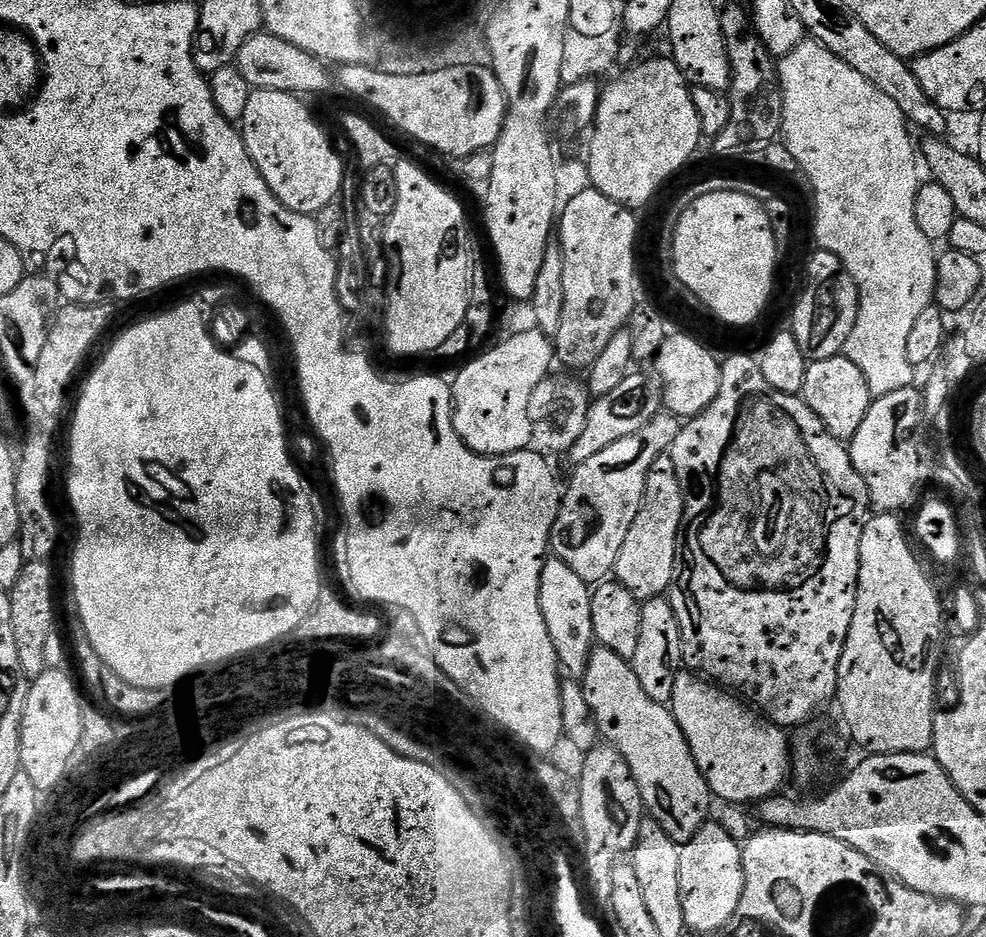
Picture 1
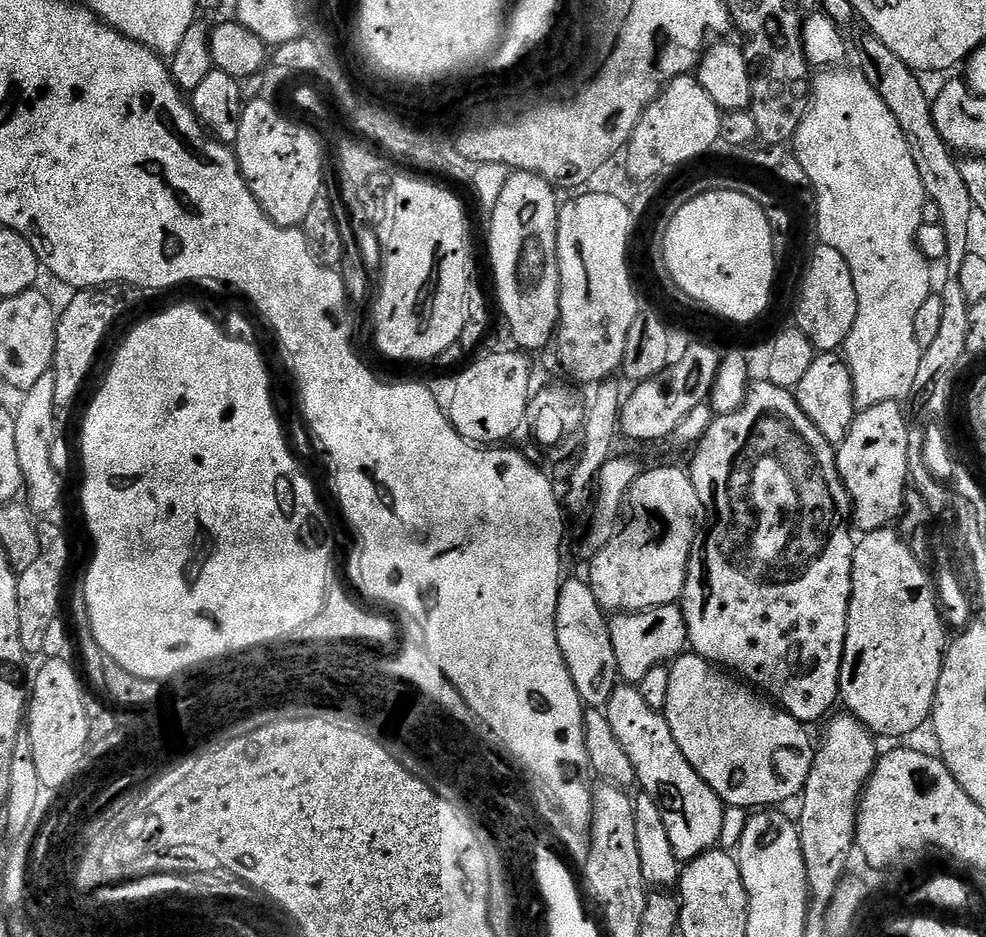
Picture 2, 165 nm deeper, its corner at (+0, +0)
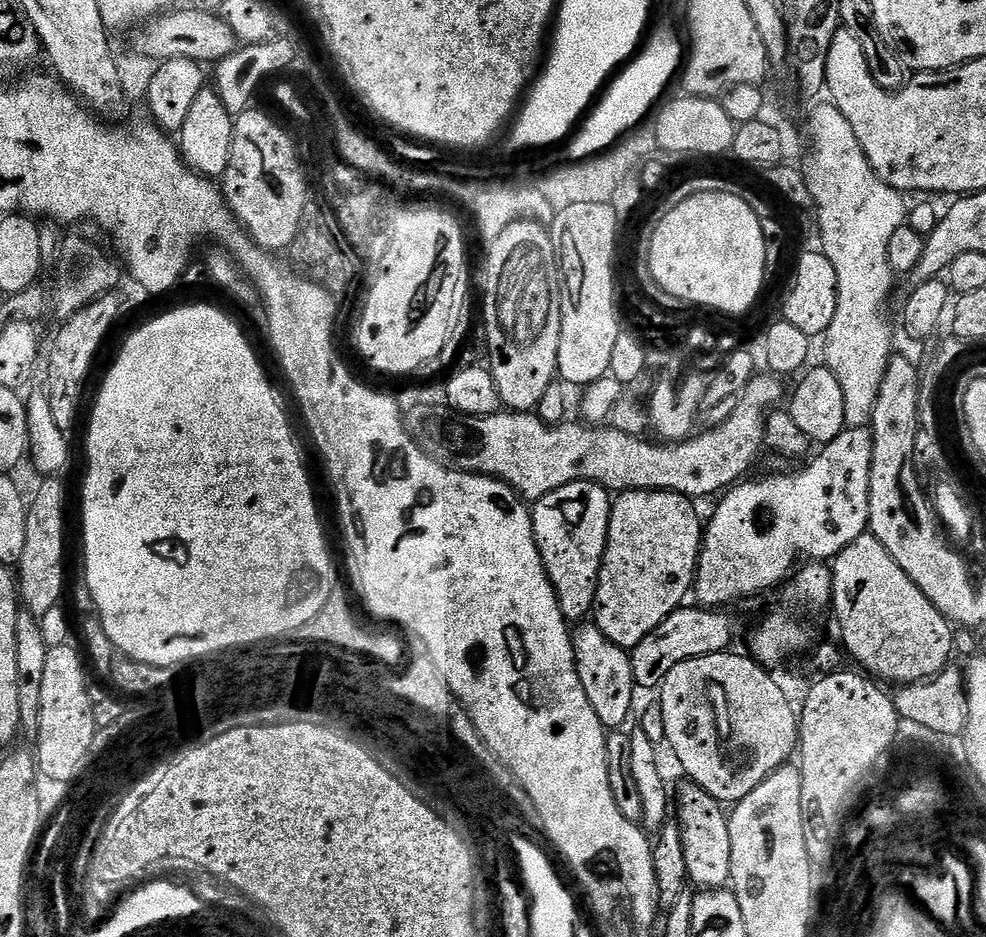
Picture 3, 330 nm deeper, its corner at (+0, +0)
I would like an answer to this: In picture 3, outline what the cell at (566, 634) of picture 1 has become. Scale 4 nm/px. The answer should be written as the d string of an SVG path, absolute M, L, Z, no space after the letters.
M594 622L581 623L577 628L580 629L572 632L572 645L582 690L586 690L586 698L590 698L594 714L598 714L598 722L602 722L606 730L623 729L628 715L632 712L636 692L638 693L631 655L614 642L610 642L610 638L606 638L606 634L602 634L602 630Z

